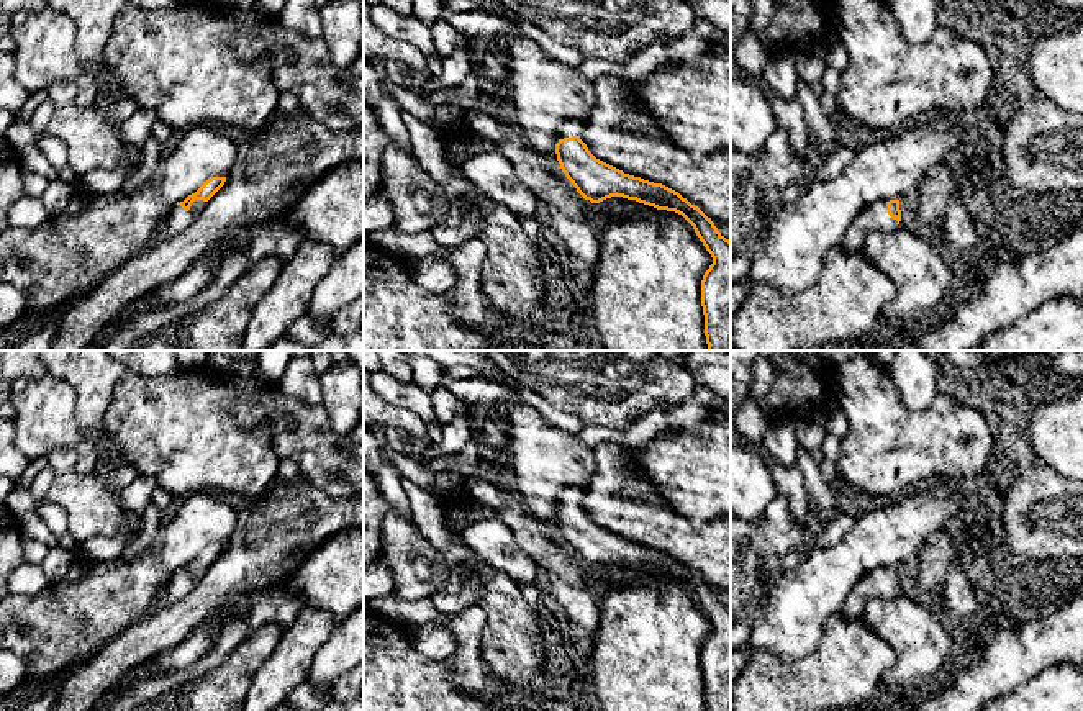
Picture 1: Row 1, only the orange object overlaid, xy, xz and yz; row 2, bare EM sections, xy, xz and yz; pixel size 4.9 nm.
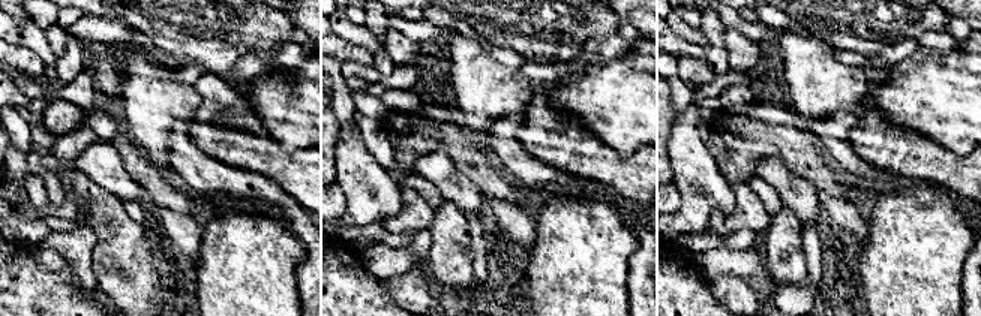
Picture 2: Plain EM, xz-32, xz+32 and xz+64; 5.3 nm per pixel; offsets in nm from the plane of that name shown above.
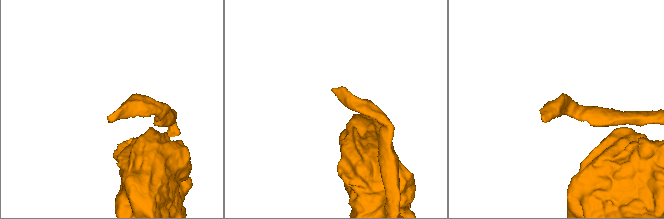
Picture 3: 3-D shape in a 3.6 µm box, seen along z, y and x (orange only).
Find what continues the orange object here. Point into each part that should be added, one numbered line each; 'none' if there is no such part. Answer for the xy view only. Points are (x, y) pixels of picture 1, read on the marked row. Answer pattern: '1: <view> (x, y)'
1: xy (176, 220)

